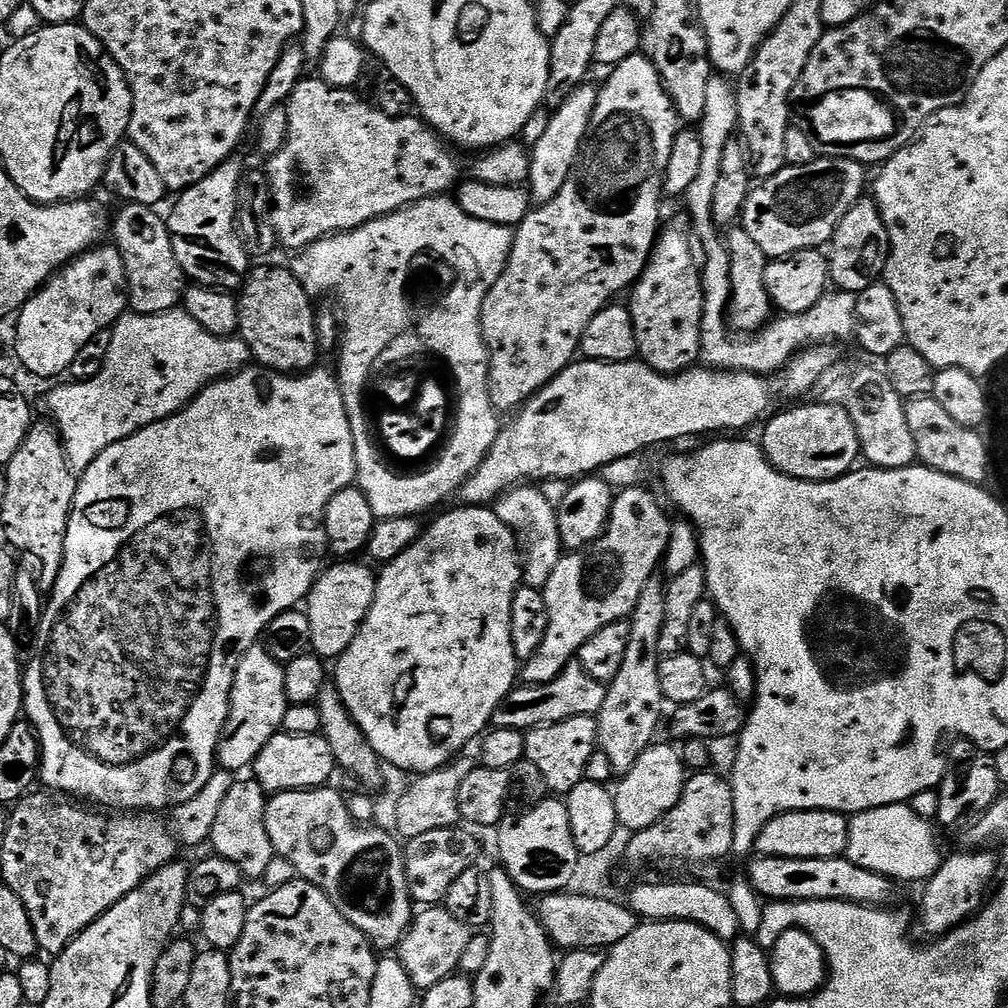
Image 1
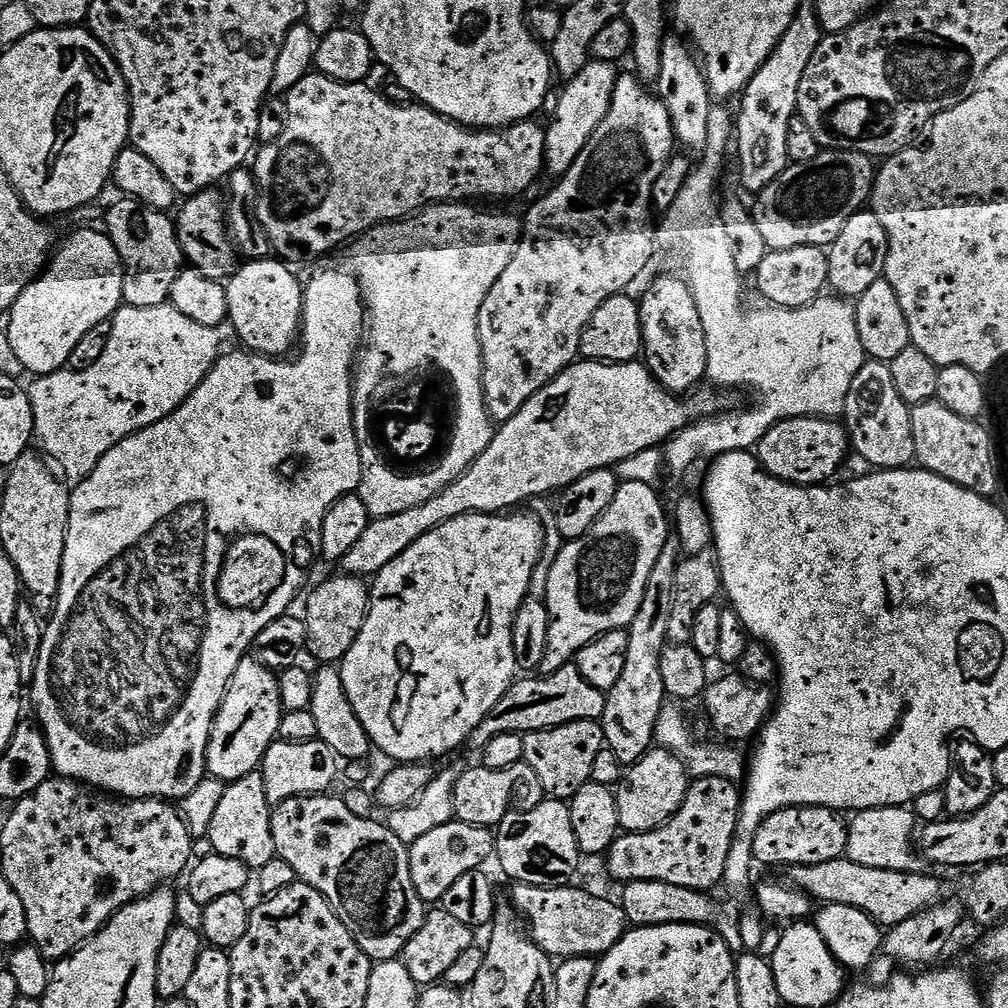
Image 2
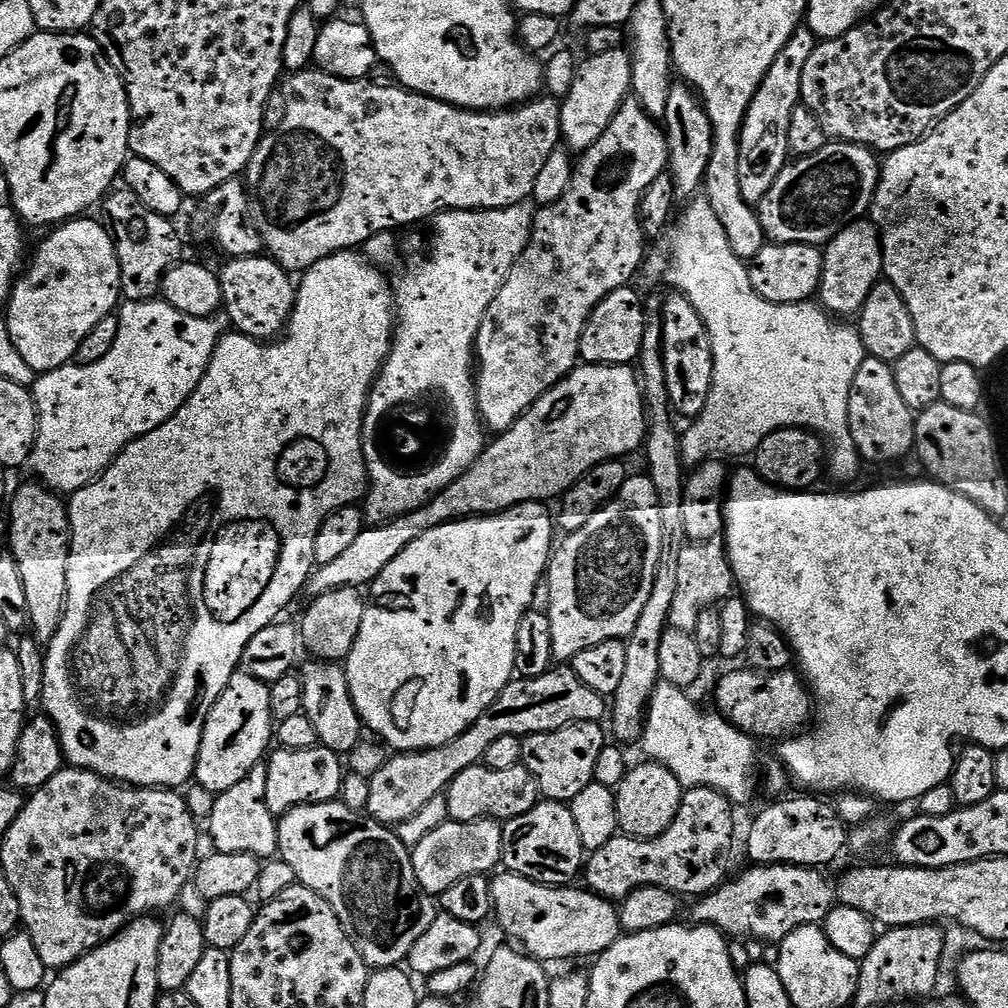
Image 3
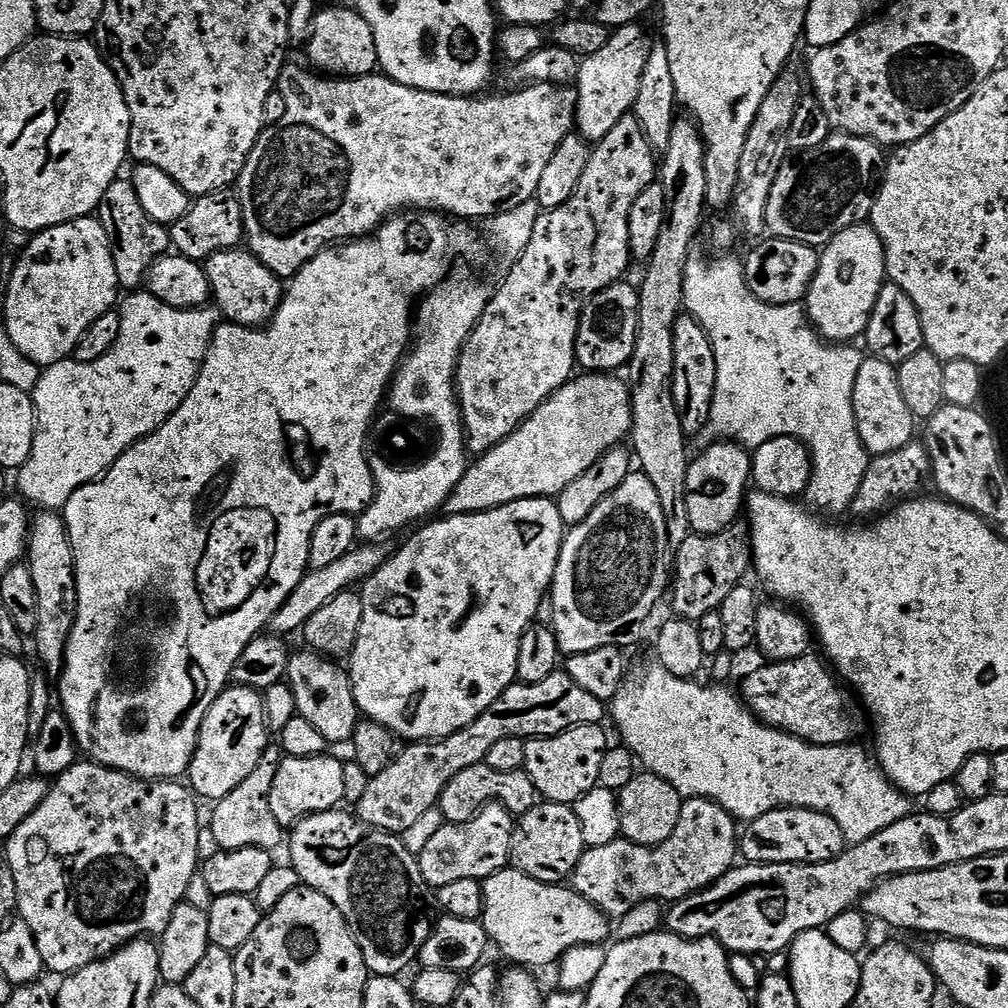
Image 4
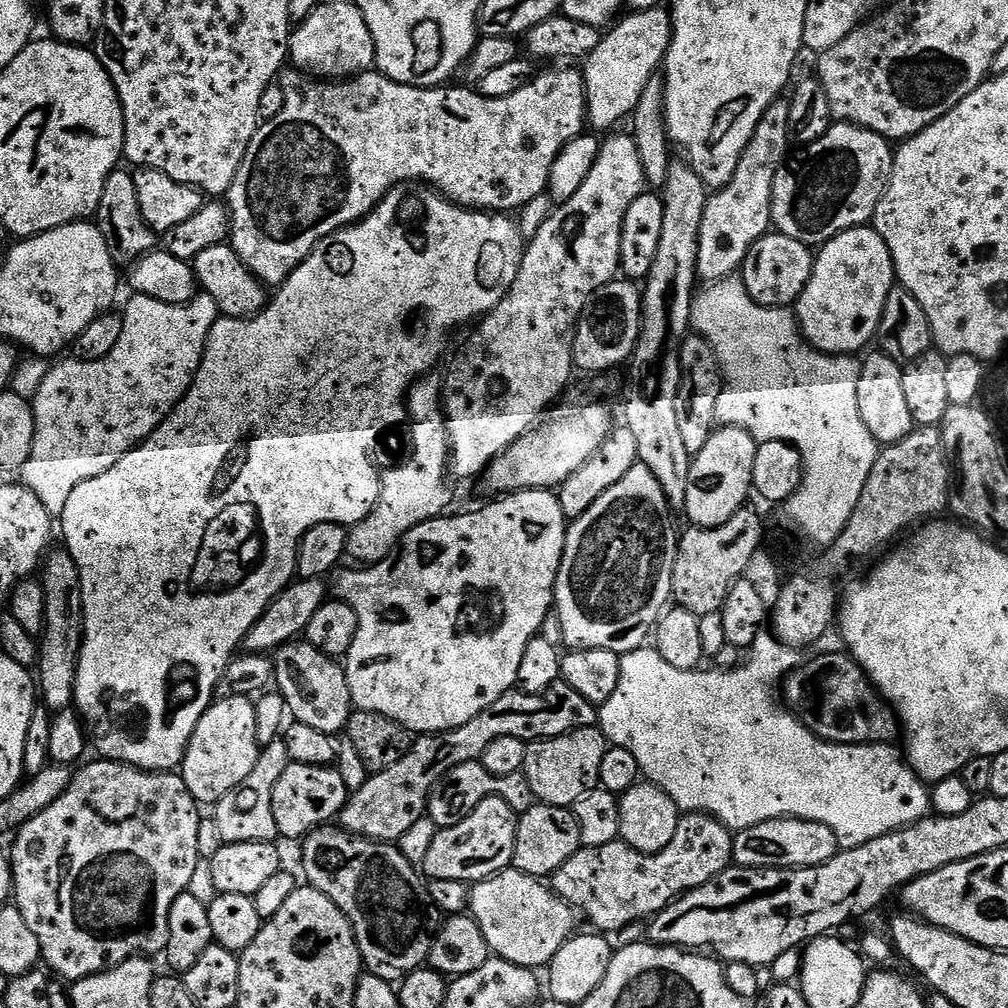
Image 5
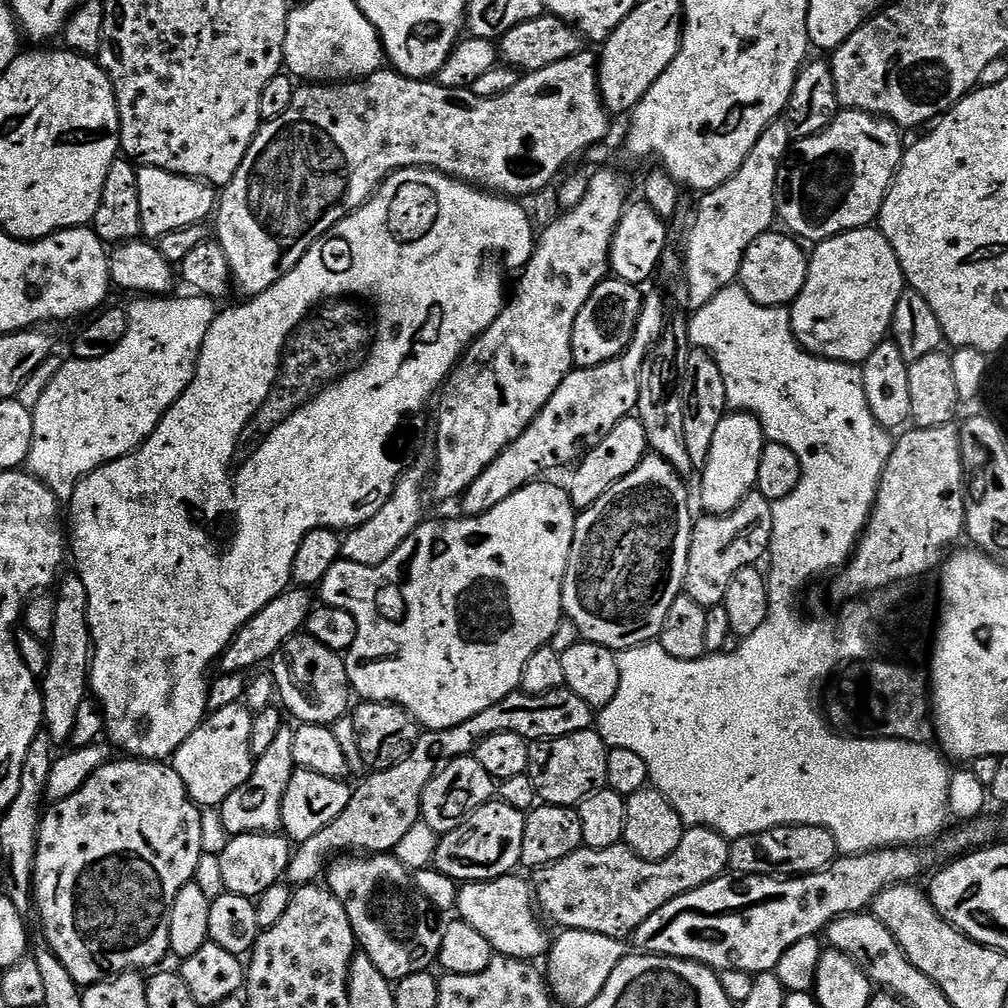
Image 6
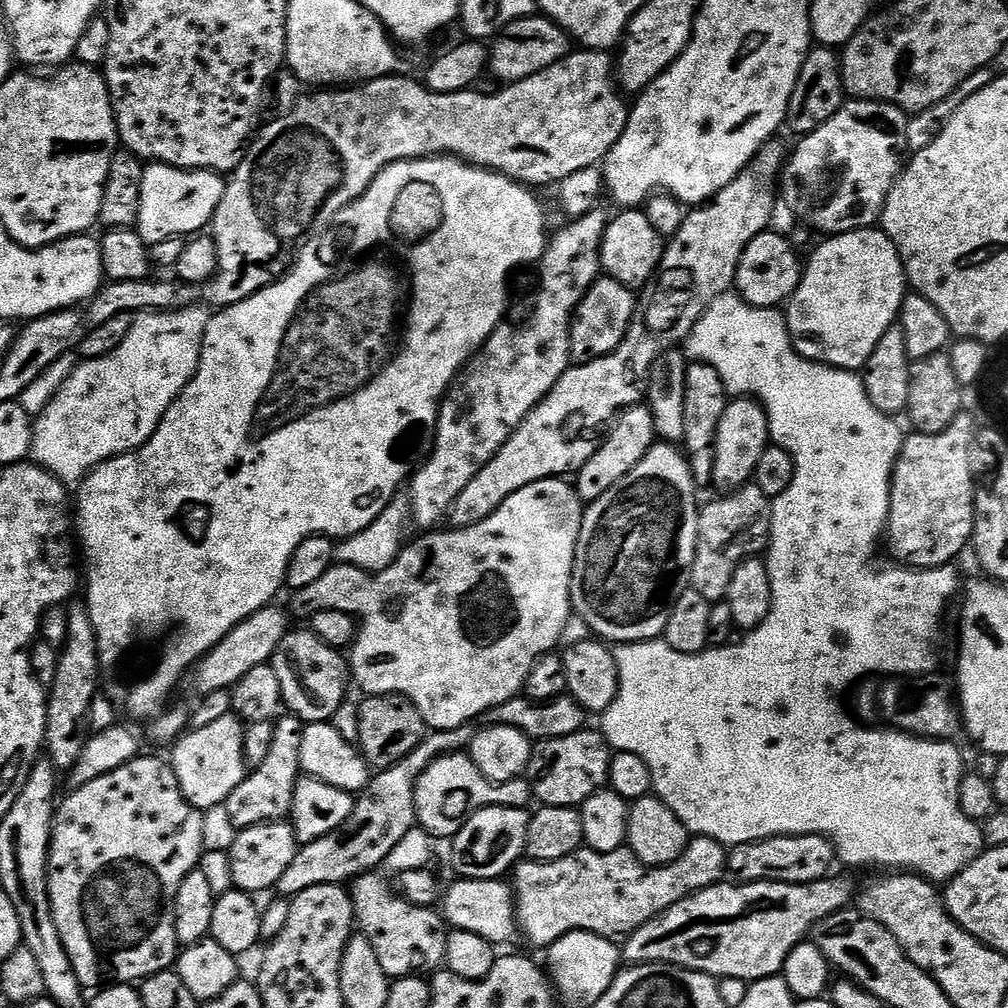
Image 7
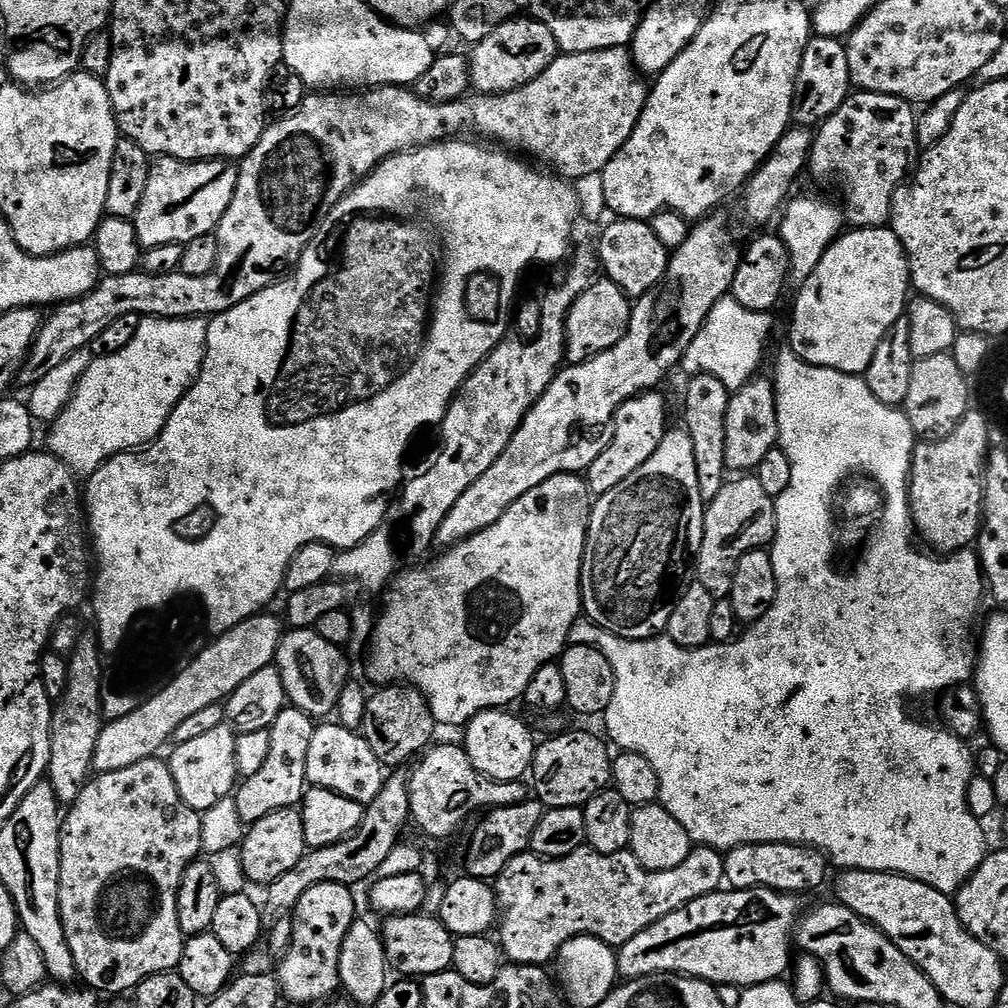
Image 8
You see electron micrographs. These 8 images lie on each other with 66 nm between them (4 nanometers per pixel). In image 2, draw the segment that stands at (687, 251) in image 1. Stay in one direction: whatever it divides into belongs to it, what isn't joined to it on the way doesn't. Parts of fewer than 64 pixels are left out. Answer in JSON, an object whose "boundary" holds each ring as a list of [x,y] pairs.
{"boundary":[[[676,274],[659,276],[638,303],[644,339],[642,356],[652,376],[673,394],[688,394],[699,389],[708,374],[706,334],[702,330],[702,318],[698,318],[698,306],[688,283]]]}

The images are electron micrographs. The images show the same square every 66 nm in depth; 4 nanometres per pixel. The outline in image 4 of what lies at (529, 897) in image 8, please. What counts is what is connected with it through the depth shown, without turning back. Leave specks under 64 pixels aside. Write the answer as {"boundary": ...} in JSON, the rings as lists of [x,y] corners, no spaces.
{"boundary":[[[688,798],[684,800],[682,810],[678,814],[678,826],[674,826],[674,834],[653,848],[638,846],[623,838],[610,842],[606,846],[585,848],[578,866],[570,877],[571,887],[575,888],[586,902],[590,902],[598,910],[602,910],[609,918],[619,918],[632,910],[634,906],[647,900],[659,902],[675,902],[695,892],[708,888],[718,878],[722,878],[733,868],[738,860],[738,821],[729,814],[721,804],[715,804],[706,798]]]}

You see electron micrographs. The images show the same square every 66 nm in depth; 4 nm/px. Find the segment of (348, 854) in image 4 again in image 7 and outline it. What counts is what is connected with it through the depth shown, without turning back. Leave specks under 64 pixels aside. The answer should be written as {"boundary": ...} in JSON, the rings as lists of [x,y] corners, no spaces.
{"boundary":[[[373,870],[351,881],[350,895],[352,908],[356,911],[355,927],[358,932],[369,940],[382,970],[389,978],[428,974],[439,969],[444,964],[449,934],[443,915],[436,908],[420,908],[411,904],[380,874]]]}

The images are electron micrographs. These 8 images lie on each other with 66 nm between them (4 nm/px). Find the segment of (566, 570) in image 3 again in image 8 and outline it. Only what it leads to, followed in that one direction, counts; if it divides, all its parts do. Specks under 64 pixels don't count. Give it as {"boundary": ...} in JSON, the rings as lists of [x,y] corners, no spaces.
{"boundary":[[[673,427],[665,432],[658,450],[626,482],[618,482],[614,490],[595,497],[591,505],[580,567],[583,615],[601,630],[627,640],[650,640],[667,633],[672,602],[681,591],[684,575],[689,575],[690,561],[702,542],[705,507],[706,501],[698,490],[694,444],[683,427]]]}

